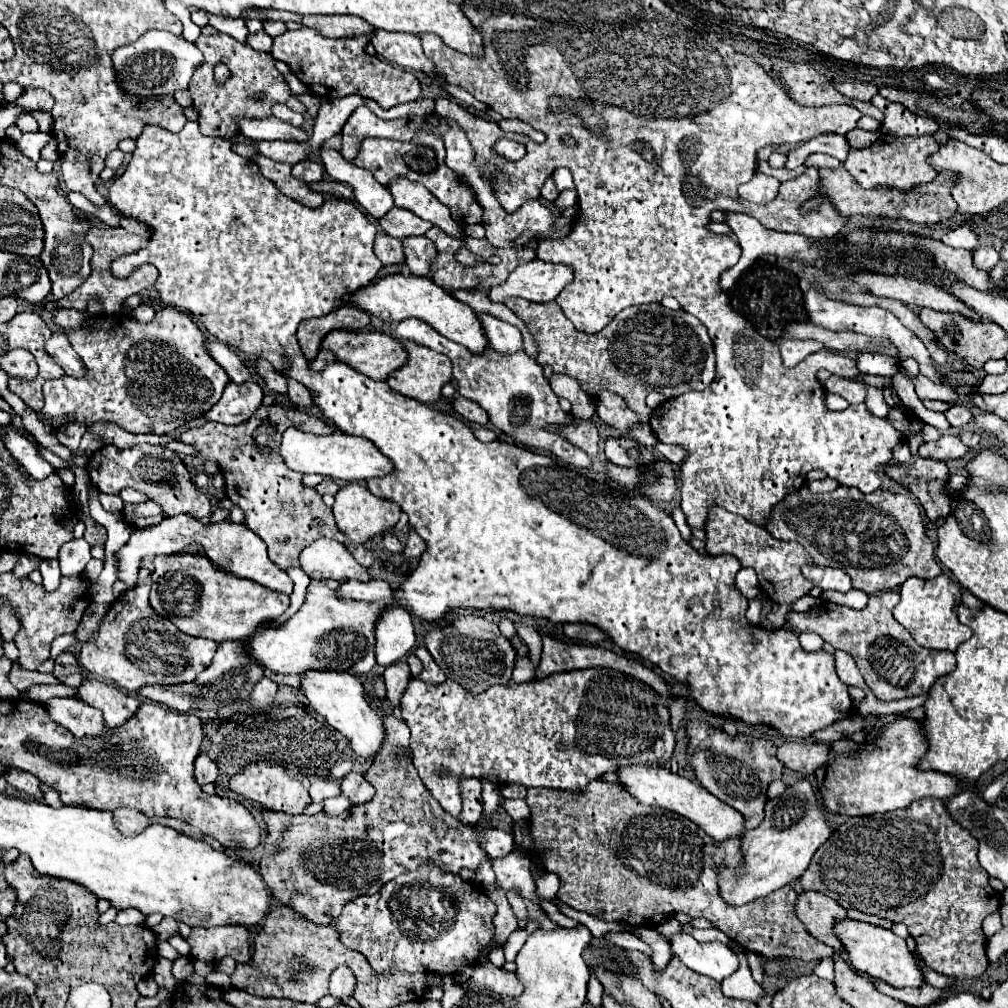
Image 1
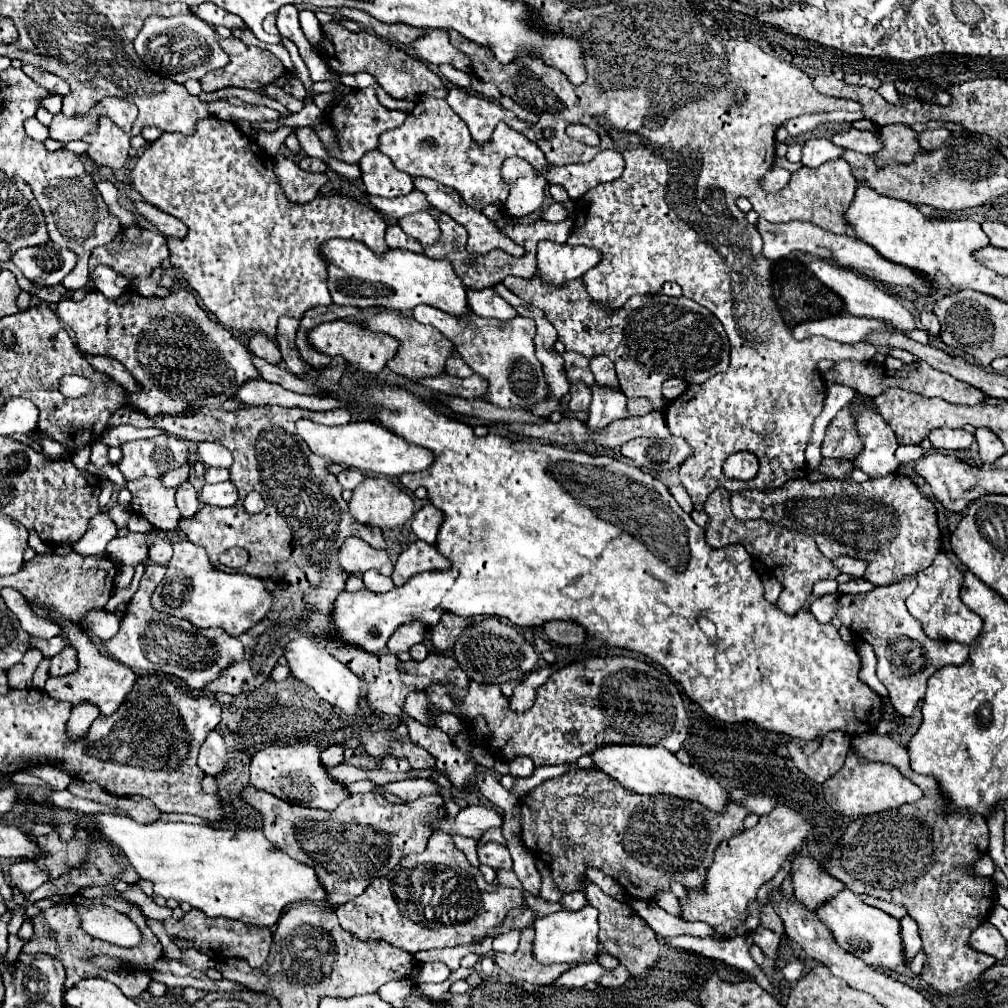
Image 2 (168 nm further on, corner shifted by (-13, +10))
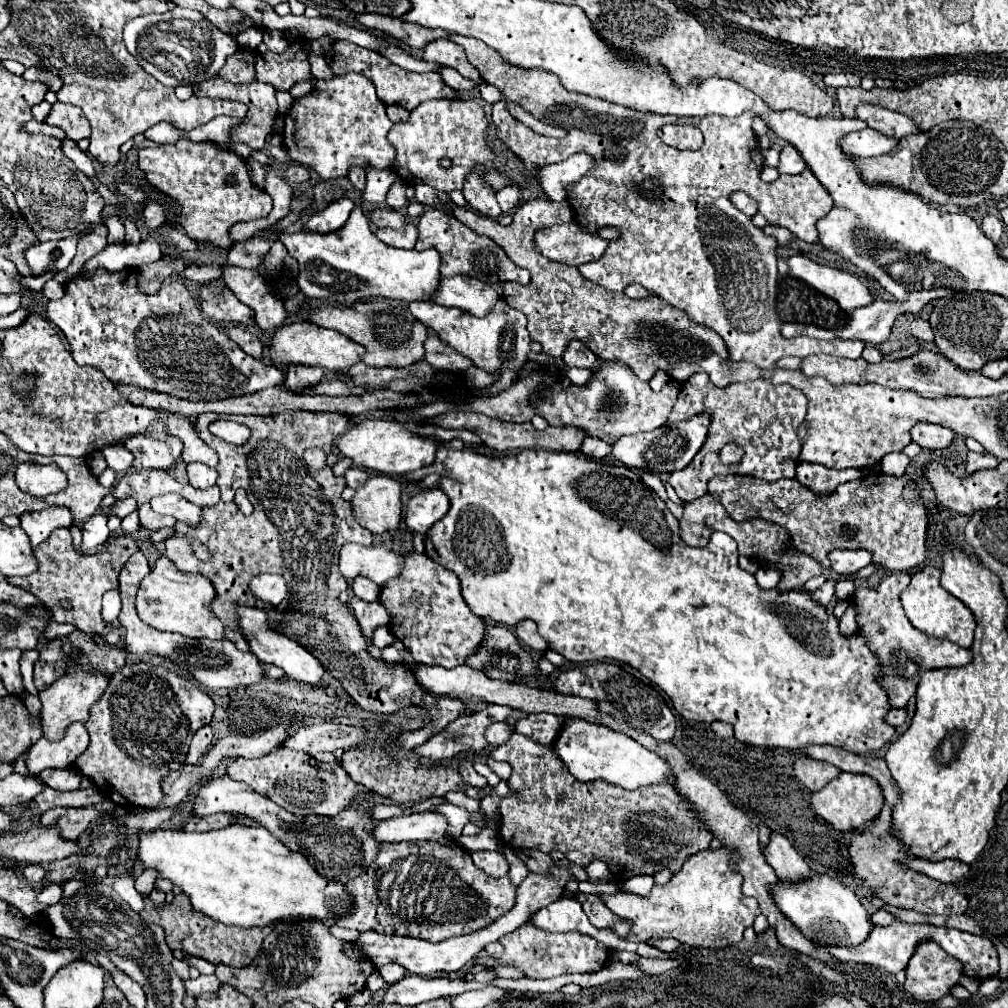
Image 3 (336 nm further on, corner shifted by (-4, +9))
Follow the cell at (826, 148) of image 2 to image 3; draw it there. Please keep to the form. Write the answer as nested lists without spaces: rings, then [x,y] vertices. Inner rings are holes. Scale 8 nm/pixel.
[[[786,145],[780,153],[778,171],[788,173],[788,175],[798,175],[798,173],[802,173],[802,169],[806,169],[806,163],[802,161],[802,157],[798,157],[798,153],[792,145]]]

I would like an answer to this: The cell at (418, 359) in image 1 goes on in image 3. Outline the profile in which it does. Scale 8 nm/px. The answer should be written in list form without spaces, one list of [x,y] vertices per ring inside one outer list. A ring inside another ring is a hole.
[[[372,299],[364,303],[356,301],[354,305],[320,305],[310,309],[308,321],[326,329],[334,329],[362,345],[366,349],[362,361],[368,367],[408,367],[424,359],[422,345],[428,337],[428,329],[414,319],[414,315],[408,311],[408,303]]]

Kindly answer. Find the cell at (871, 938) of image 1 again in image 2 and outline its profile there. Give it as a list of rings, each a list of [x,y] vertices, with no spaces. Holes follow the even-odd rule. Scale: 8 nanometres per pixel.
[[[851,890],[839,892],[839,896],[833,896],[831,902],[827,902],[823,908],[819,908],[817,916],[827,924],[827,928],[833,932],[837,944],[859,956],[865,964],[879,966],[879,968],[905,968],[909,962],[905,958],[905,948],[903,948],[903,938],[901,938],[901,924],[897,918],[885,914],[883,910],[877,910],[873,906],[863,904],[857,900],[857,896]]]

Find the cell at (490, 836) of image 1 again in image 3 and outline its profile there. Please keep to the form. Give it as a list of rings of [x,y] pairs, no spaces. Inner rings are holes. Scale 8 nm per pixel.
[[[434,811],[412,813],[402,817],[390,817],[378,821],[372,829],[372,837],[378,843],[398,843],[398,841],[420,841],[420,839],[440,839],[446,833],[446,817]]]

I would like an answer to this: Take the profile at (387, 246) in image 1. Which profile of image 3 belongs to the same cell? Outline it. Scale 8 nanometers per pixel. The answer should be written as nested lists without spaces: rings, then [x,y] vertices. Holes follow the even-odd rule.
[[[406,223],[402,229],[378,229],[376,237],[390,247],[414,249],[416,237],[418,237],[418,227],[412,223]]]

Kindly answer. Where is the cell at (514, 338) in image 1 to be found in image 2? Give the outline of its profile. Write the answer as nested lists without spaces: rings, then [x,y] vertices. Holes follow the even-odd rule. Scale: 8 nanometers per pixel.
[[[483,288],[479,292],[471,292],[467,290],[467,300],[469,300],[469,308],[483,316],[483,318],[497,318],[497,320],[513,320],[517,318],[517,310],[507,304],[501,296],[495,294],[493,288]]]

